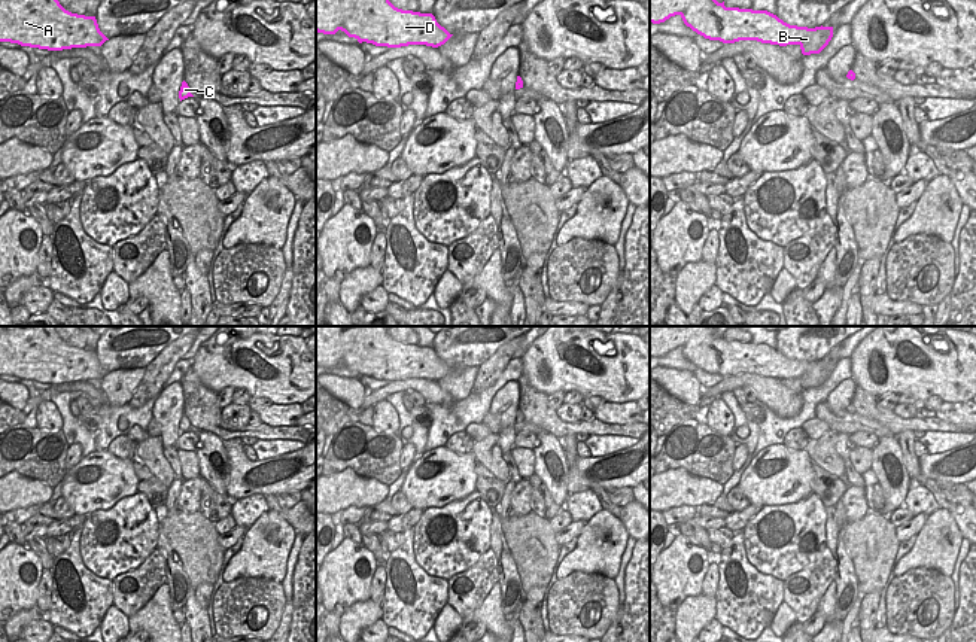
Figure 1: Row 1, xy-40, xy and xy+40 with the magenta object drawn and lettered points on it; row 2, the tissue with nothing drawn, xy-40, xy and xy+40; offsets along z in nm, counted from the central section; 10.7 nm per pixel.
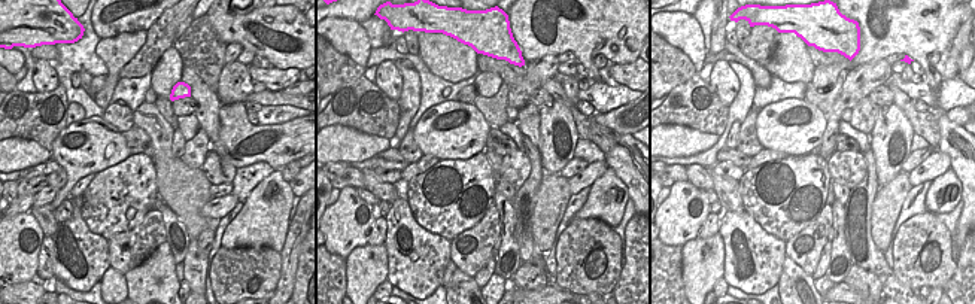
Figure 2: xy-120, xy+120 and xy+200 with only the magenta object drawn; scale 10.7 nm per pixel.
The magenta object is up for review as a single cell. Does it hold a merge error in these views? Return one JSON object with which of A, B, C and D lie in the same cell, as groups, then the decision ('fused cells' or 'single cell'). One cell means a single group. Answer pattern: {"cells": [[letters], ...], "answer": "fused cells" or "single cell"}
{"cells": [["A", "B", "C", "D"]], "answer": "single cell"}

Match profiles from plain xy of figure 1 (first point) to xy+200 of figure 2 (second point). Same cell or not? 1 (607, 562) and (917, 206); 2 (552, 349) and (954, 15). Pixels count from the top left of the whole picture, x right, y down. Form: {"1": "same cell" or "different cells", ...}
{"1": "different cells", "2": "same cell"}

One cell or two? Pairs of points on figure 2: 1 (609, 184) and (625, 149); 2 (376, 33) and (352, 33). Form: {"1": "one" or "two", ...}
{"1": "two", "2": "two"}

